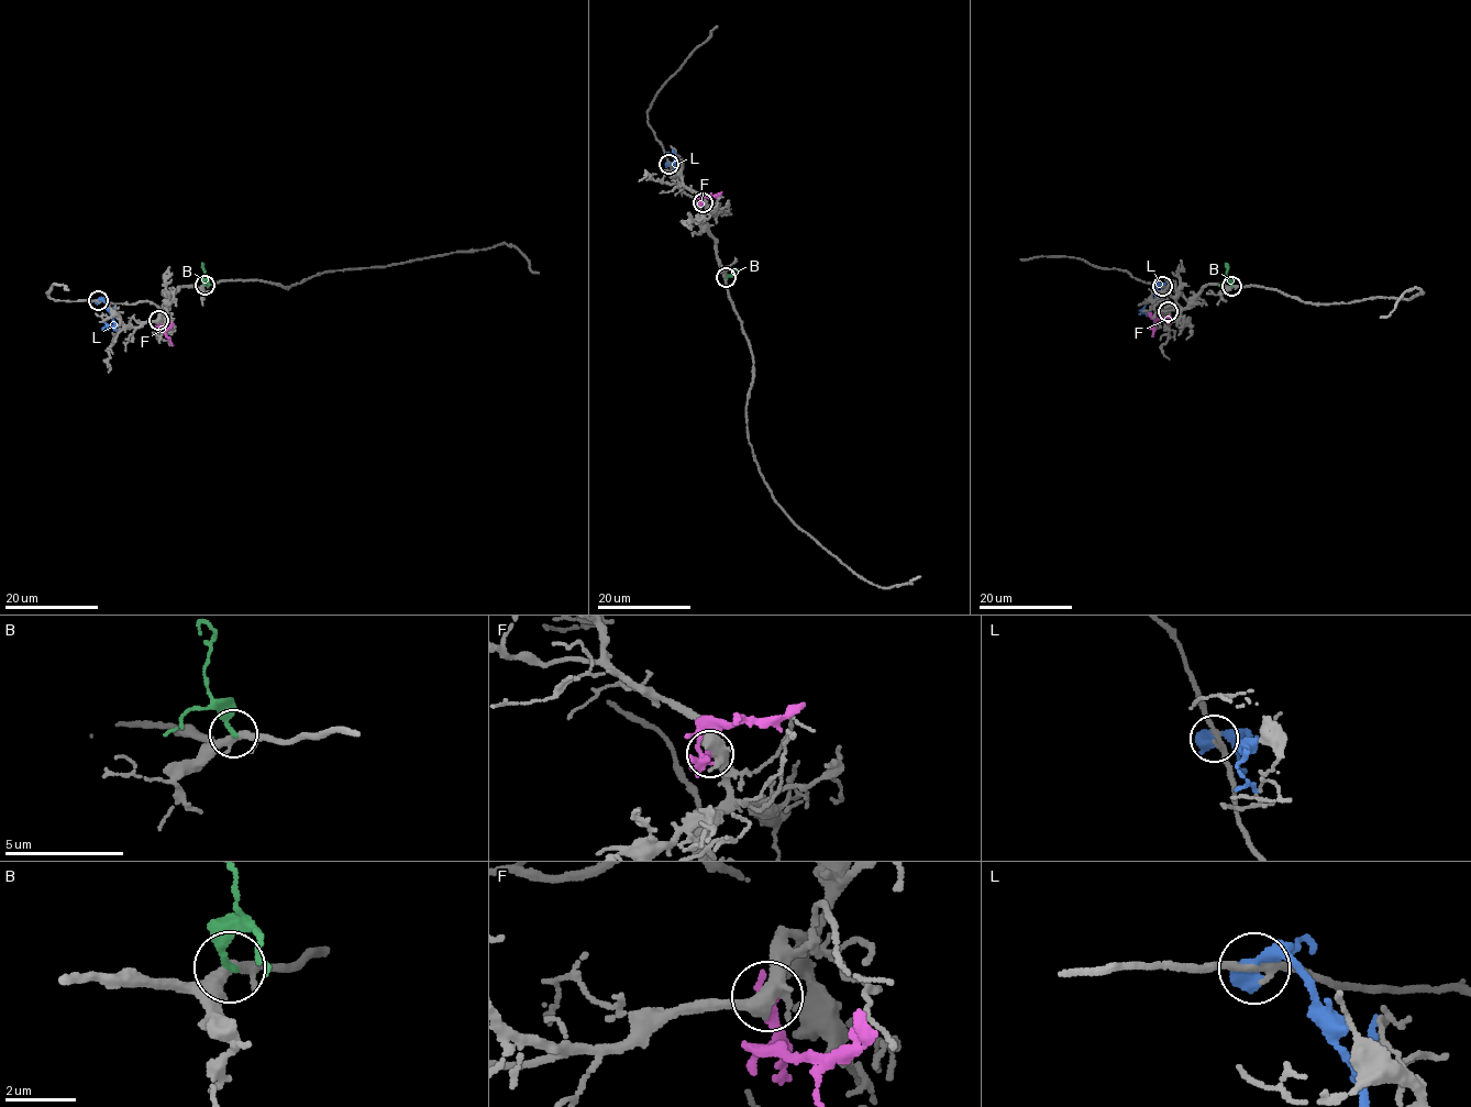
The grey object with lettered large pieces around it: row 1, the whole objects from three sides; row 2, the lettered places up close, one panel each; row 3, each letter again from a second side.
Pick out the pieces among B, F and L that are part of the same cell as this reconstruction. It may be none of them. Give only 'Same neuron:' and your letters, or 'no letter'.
Same neuron: B

